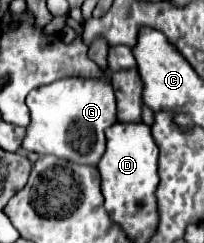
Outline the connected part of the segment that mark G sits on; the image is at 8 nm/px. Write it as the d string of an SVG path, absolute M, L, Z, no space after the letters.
M63 77L55 83L33 89L27 95L31 123L23 149L39 155L55 155L79 165L97 165L105 153L105 129L117 121L117 105L111 83L101 79Z

